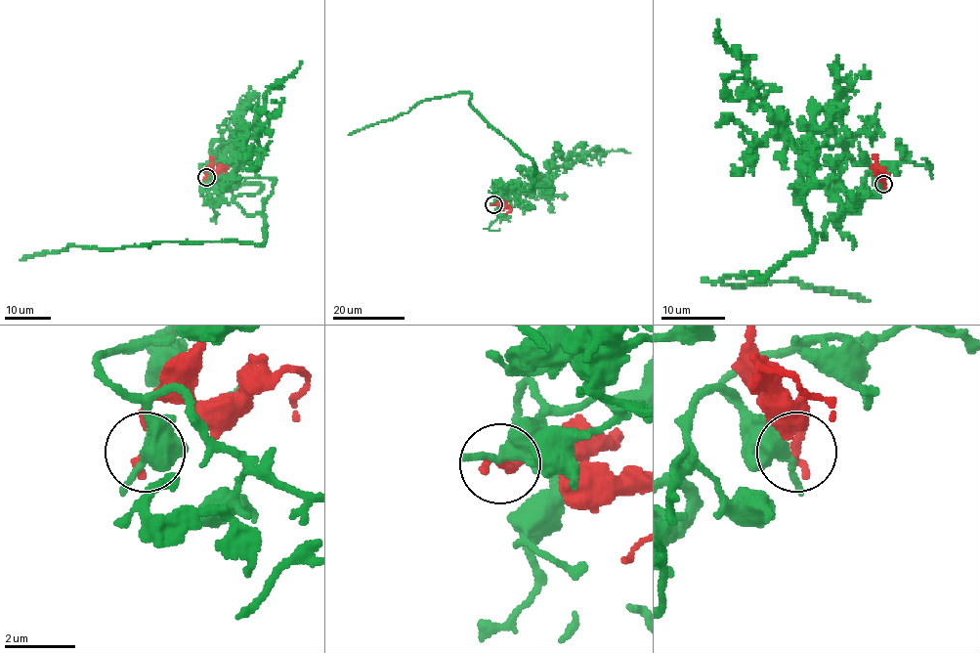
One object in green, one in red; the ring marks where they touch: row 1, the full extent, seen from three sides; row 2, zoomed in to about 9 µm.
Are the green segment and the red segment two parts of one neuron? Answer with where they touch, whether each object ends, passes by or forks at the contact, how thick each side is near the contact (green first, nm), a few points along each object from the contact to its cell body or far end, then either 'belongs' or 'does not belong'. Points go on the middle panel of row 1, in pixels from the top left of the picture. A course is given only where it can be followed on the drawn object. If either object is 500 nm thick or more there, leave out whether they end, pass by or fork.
at (493, 204); 600 nm thick on the green side, 280 nm on the other; green runs (493, 204), (503, 197), (532, 207), (514, 190), (532, 189), (534, 169), (467, 93), (420, 101), (348, 135); red runs (493, 204), (509, 208), (506, 214); belongs

